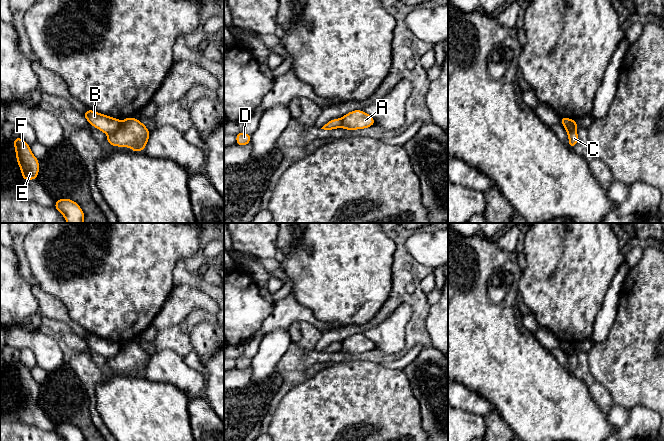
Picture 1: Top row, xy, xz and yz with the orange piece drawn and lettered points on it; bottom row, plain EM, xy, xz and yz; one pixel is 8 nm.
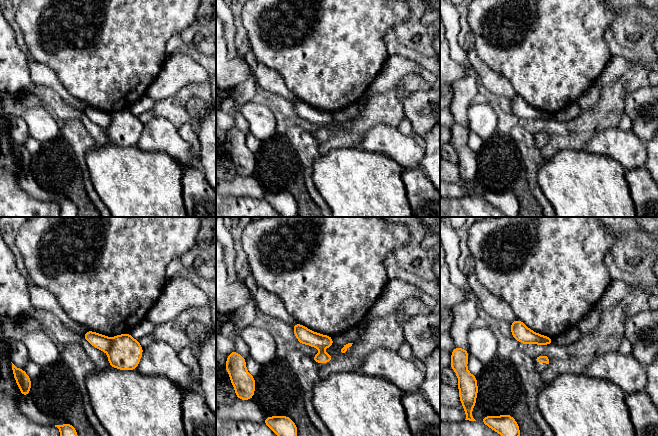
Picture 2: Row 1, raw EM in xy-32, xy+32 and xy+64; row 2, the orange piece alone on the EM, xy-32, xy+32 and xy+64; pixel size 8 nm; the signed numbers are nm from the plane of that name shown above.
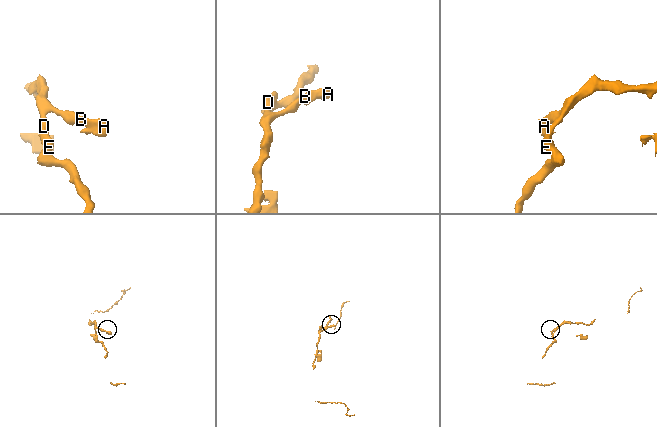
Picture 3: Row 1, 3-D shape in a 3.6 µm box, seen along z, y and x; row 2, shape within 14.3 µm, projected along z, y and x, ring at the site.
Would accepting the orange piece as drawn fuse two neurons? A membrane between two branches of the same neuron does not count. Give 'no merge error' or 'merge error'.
merge error

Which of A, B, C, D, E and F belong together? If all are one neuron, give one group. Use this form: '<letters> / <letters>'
A C / B D E F

